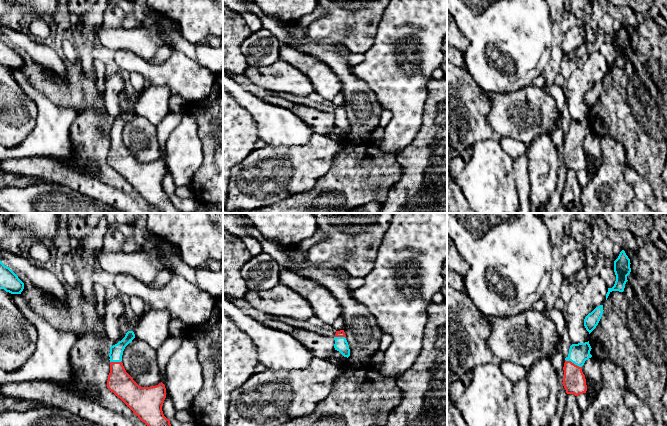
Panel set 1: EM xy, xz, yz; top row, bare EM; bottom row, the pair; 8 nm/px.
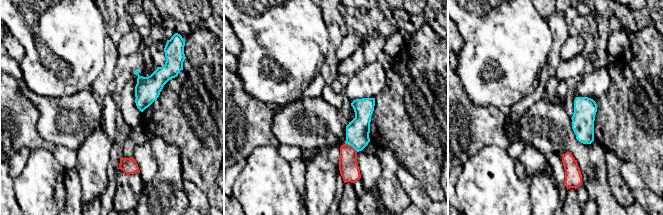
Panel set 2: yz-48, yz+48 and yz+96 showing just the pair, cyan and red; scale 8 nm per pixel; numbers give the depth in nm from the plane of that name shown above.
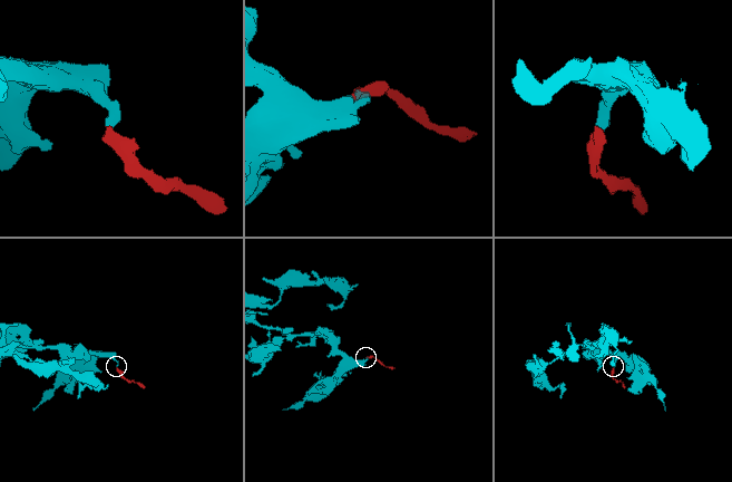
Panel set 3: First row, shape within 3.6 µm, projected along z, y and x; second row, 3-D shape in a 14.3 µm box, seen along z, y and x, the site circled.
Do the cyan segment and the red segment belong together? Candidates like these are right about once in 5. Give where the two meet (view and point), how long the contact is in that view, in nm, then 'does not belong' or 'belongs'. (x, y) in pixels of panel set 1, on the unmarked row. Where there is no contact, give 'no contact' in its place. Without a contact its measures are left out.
meets cyan in yz at (573, 138); contact 150 nm long; belongs

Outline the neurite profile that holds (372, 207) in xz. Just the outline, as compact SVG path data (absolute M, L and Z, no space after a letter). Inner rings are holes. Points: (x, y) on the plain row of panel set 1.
M371 201L355 209L350 209L348 213L379 213L381 206L382 206L381 203Z

